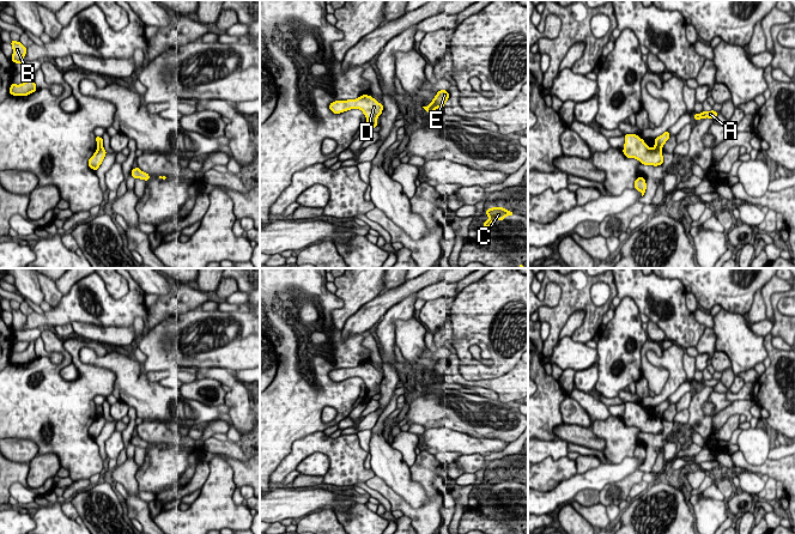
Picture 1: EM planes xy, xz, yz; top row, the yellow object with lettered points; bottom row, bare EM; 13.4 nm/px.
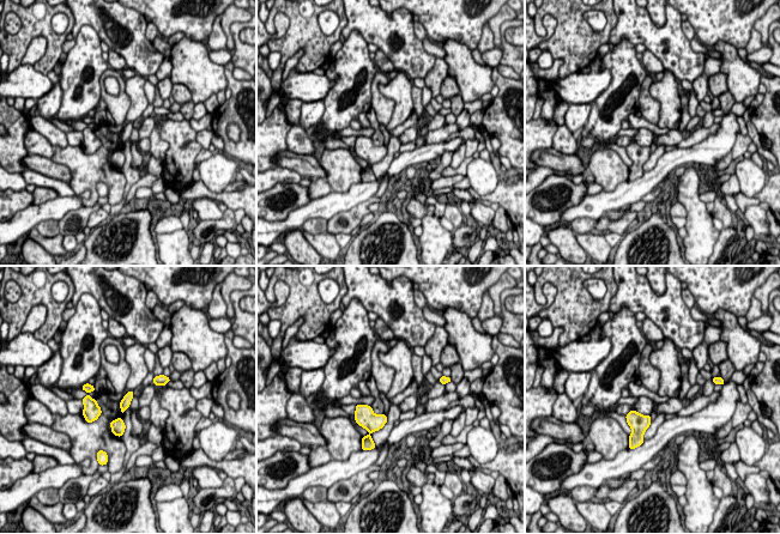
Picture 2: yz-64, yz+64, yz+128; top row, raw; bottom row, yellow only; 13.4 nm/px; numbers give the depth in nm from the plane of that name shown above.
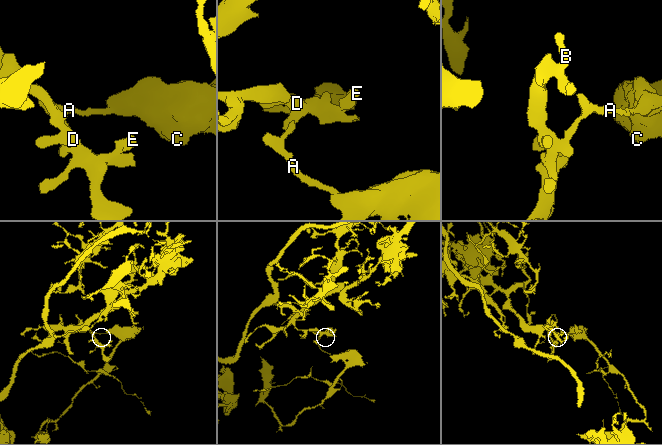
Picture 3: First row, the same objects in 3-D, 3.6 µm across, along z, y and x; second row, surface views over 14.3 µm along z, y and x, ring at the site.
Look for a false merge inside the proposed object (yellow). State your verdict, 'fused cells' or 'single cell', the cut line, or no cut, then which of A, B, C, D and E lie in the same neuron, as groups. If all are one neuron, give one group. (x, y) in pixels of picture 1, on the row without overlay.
fused cells; cut yz (655, 414), (660, 418); groups A C / B D E

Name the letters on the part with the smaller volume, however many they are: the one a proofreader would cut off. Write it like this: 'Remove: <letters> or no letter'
Remove: A, C

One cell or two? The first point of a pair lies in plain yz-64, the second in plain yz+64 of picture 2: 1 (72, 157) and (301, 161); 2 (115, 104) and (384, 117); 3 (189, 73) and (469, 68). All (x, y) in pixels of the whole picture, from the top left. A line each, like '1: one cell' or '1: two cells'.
1: one cell
2: one cell
3: one cell

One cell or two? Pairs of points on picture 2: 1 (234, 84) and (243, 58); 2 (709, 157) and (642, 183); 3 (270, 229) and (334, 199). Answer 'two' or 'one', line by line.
1: two
2: one
3: one

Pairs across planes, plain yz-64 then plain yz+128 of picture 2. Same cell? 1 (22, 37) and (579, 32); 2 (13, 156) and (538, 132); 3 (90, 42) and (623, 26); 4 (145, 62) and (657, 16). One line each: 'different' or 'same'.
1: same
2: same
3: different
4: different

